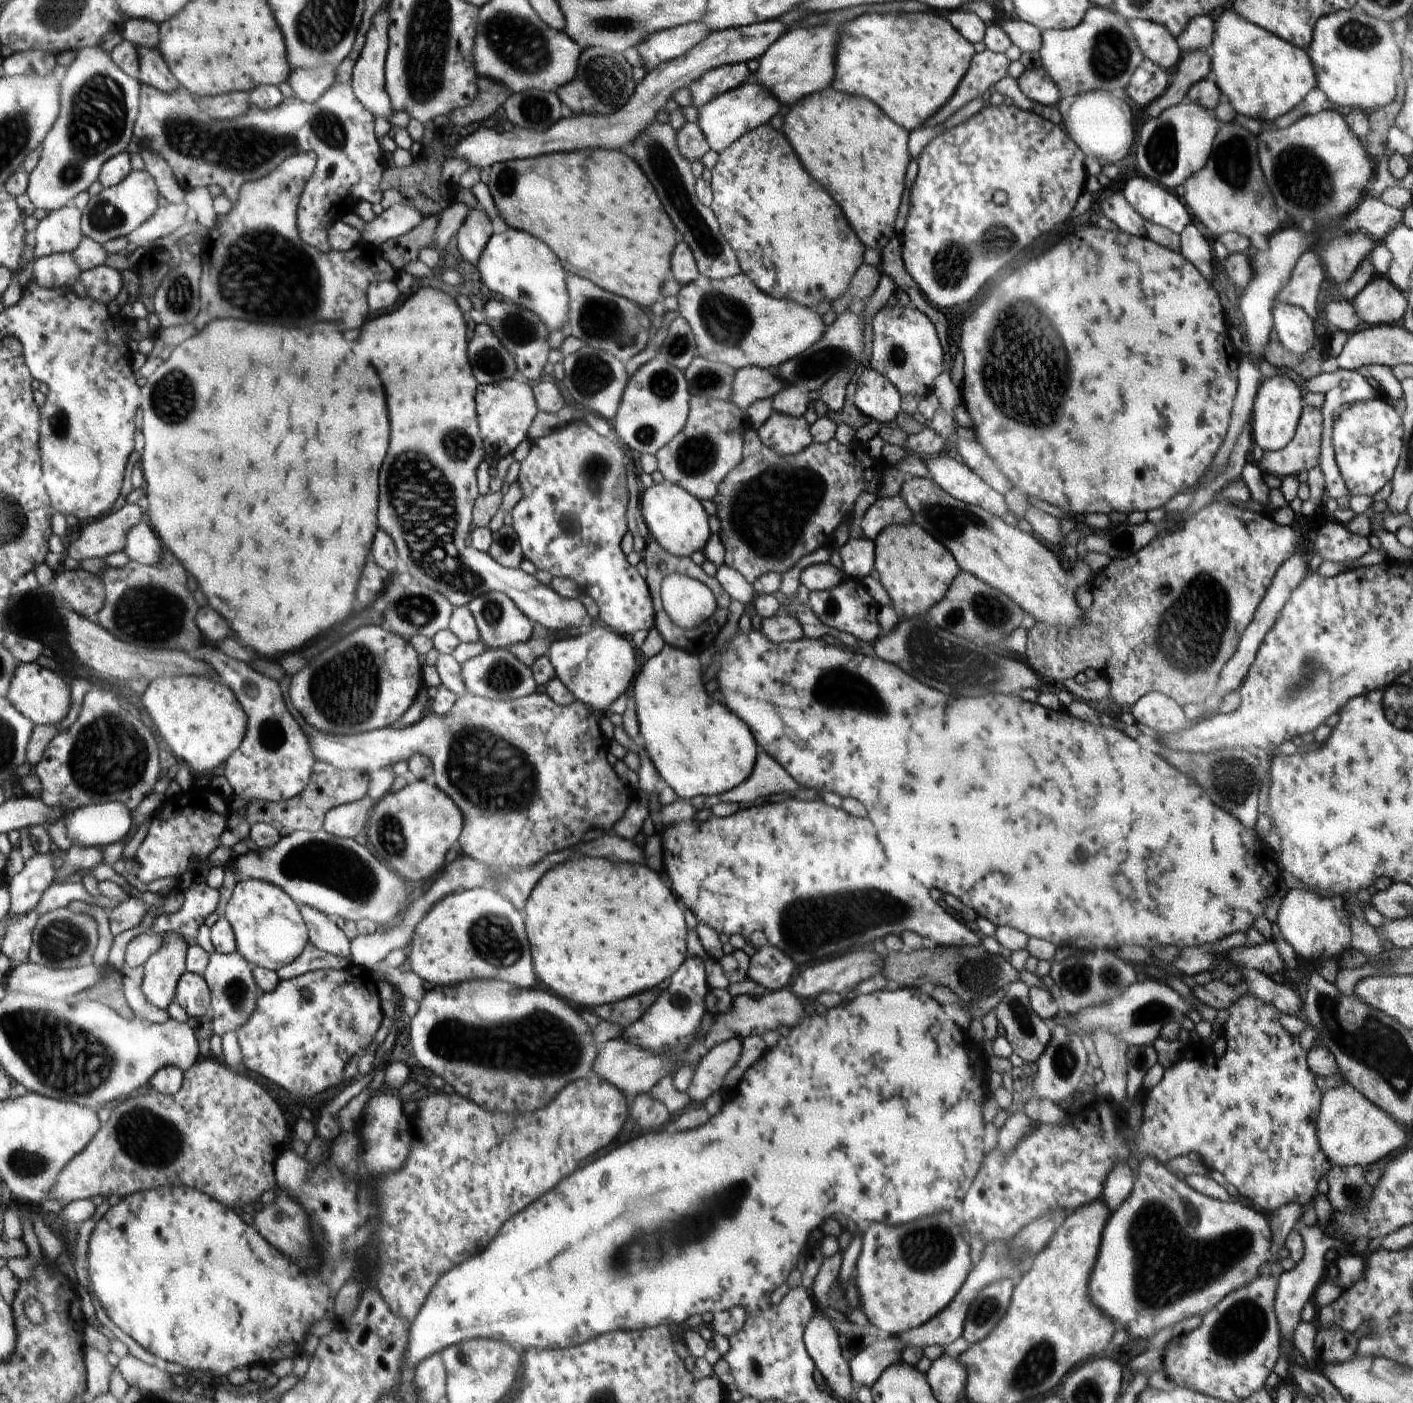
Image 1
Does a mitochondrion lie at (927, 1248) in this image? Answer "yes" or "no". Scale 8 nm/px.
yes

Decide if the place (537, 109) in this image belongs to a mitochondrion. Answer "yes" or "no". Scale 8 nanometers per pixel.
yes

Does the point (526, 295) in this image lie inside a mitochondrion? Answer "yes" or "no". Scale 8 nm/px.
yes

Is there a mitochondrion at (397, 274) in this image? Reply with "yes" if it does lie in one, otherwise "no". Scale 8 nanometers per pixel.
no

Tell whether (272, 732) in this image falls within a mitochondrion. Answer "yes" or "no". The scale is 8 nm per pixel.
yes

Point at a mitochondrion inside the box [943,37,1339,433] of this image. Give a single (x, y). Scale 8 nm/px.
(1034, 402)

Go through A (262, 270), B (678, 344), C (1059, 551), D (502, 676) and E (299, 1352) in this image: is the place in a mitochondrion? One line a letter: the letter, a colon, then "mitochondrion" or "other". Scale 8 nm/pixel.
A: mitochondrion
B: mitochondrion
C: other
D: mitochondrion
E: other

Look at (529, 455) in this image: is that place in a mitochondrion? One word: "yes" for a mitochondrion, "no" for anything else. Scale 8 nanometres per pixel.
no

